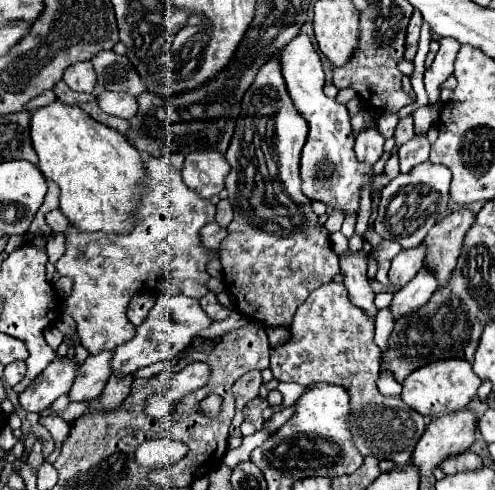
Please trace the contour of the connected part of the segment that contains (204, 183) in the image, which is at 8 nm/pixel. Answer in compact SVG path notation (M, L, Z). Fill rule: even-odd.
M218 148L208 150L194 150L186 154L182 178L184 182L200 192L206 200L214 194L220 194L224 190L224 180L230 172L230 164L226 156Z

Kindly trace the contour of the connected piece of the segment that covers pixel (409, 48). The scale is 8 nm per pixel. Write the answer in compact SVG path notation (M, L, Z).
M414 10L410 24L408 24L408 34L406 34L406 60L414 60L416 48L418 48L418 38L420 38L420 26L422 26L422 16L418 10Z

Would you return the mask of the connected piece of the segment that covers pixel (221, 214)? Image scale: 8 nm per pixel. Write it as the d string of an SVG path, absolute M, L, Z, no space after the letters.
M224 198L224 200L220 200L220 204L216 208L218 208L216 222L222 224L222 226L228 226L232 222L232 206L230 206L230 202Z

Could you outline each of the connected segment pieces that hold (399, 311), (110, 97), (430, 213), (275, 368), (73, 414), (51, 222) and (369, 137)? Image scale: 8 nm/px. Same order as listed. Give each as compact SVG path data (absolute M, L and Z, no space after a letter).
M420 270L404 288L400 288L394 294L394 300L390 304L394 320L422 308L434 292L436 292L436 278L428 270Z
M100 92L98 94L98 106L112 116L130 120L138 112L136 96L128 92Z
M424 162L412 168L408 174L400 174L382 190L378 216L374 220L376 232L384 240L396 240L402 248L418 246L428 230L446 216L448 210L448 188L452 174L442 164Z
M322 284L312 290L308 300L298 308L290 328L290 340L270 352L270 370L280 382L334 382L342 386L350 396L348 428L358 452L406 466L426 422L424 416L406 406L400 396L390 398L378 392L380 348L374 344L374 322L376 318L350 302L344 284Z
M70 402L70 406L68 406L60 416L62 416L64 420L68 420L68 422L70 422L70 420L76 420L76 418L88 408L88 404L90 404L90 402Z
M50 210L50 212L46 214L46 222L48 222L48 226L52 228L52 232L66 232L68 218L64 218L60 210Z
M374 126L362 130L356 138L356 144L354 144L354 152L356 152L358 162L372 166L382 156L382 152L384 152L382 146L384 146L384 138L376 132Z

